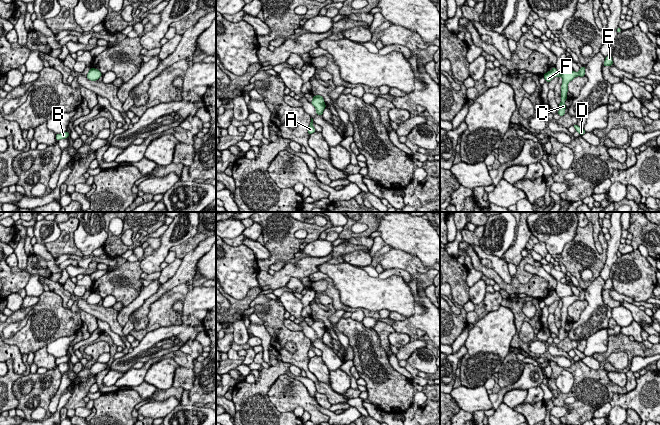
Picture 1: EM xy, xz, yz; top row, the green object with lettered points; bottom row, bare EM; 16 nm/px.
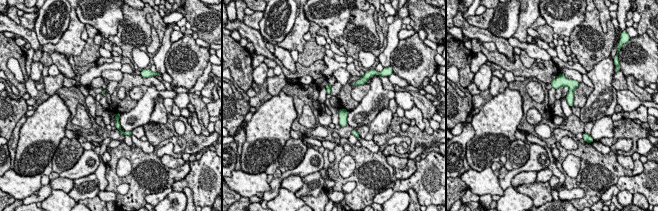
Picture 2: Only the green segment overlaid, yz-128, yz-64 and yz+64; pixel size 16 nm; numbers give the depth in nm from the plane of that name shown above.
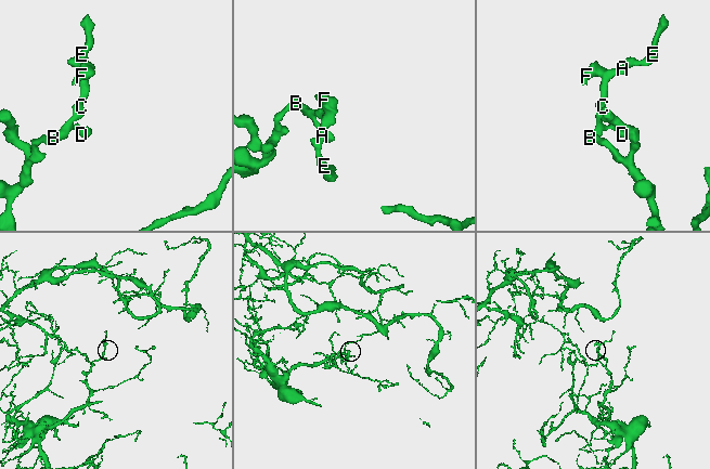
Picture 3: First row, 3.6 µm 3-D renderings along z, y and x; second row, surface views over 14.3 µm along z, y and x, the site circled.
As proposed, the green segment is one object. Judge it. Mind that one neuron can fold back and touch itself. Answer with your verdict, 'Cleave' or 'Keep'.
Keep

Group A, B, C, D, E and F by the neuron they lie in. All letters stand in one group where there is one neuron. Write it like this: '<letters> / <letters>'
A B C D E F

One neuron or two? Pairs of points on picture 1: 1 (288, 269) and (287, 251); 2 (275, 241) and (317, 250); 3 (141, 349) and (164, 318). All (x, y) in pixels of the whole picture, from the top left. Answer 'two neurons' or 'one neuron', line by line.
1: two neurons
2: two neurons
3: two neurons

